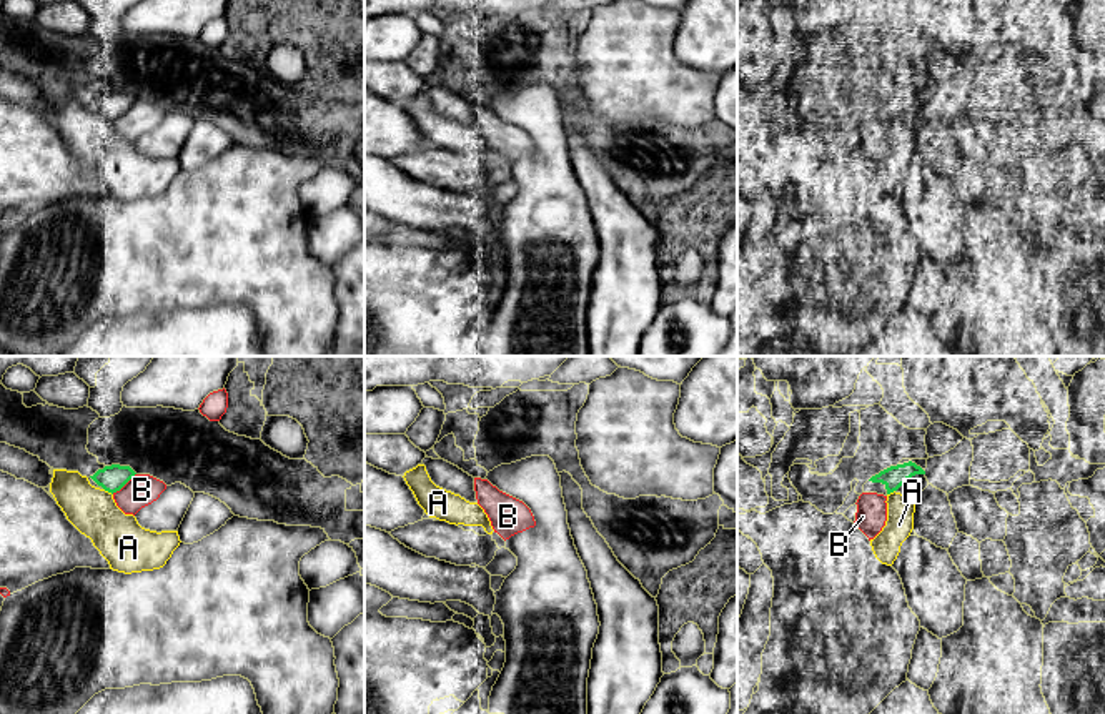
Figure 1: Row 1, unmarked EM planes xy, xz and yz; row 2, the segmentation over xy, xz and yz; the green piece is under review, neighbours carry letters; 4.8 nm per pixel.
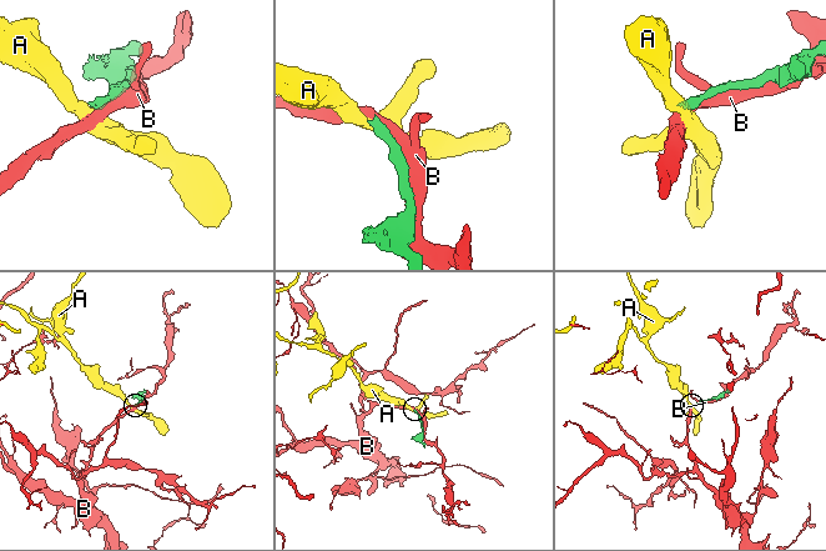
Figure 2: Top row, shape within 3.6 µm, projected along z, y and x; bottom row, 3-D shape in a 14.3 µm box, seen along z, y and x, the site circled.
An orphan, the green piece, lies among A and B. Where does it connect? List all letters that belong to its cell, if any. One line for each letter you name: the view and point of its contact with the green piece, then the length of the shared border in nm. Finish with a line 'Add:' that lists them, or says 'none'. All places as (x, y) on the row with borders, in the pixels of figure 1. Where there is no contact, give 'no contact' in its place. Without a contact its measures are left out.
Add: none

